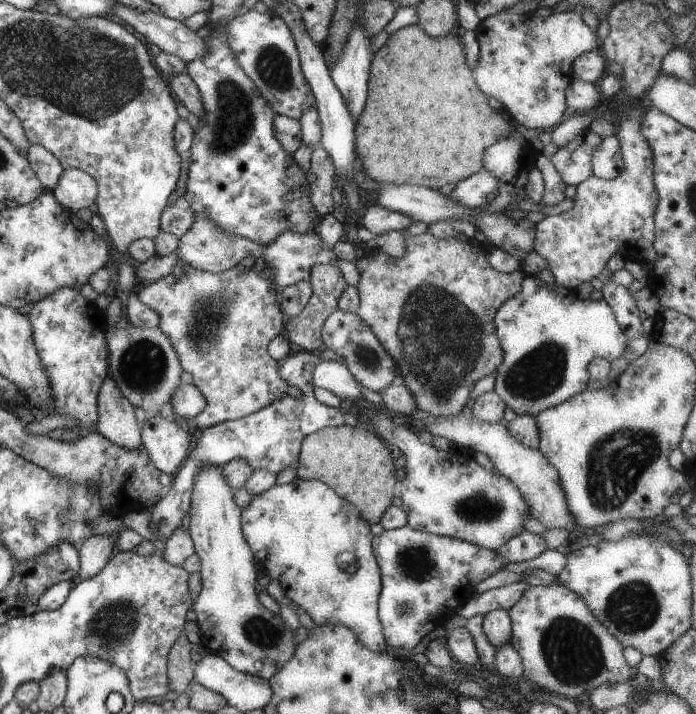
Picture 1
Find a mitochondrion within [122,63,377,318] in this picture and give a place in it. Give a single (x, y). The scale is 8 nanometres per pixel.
(234, 123)

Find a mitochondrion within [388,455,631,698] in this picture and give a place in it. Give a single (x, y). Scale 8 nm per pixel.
(570, 650)

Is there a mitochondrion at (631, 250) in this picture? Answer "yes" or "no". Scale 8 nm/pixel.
no

